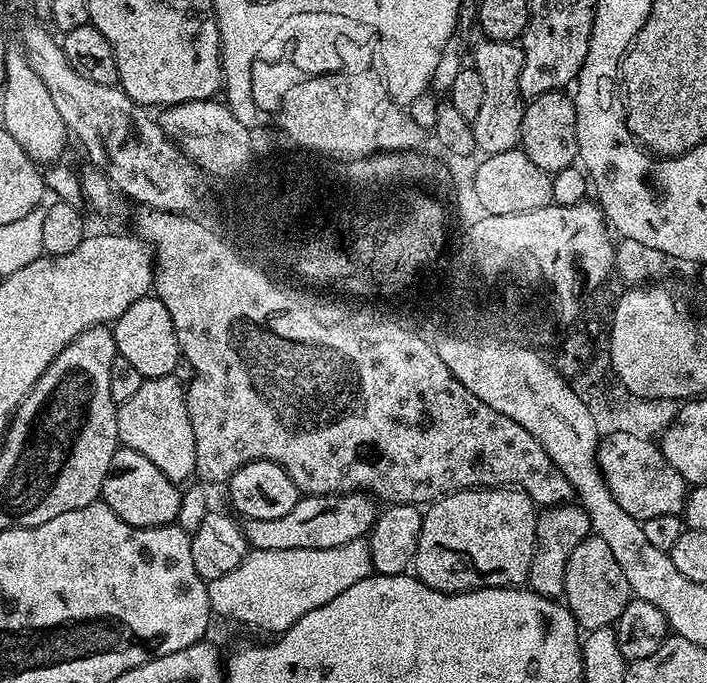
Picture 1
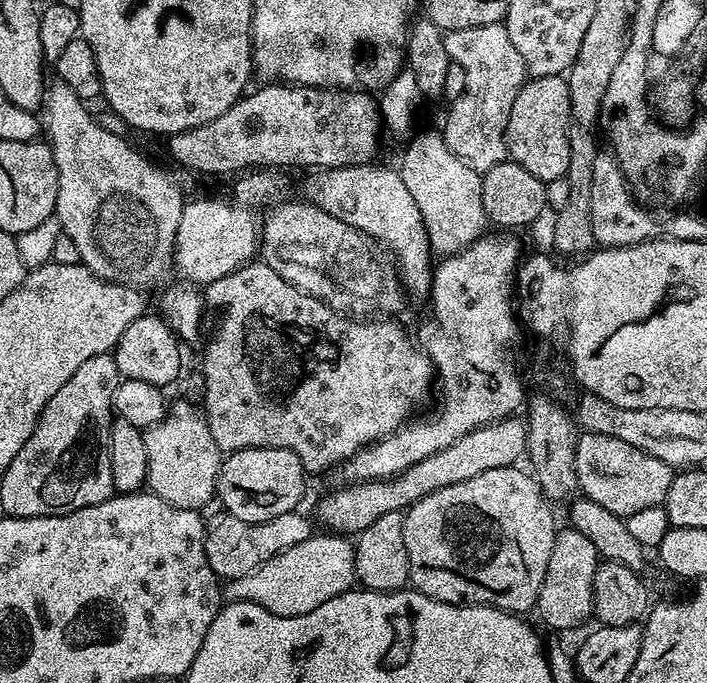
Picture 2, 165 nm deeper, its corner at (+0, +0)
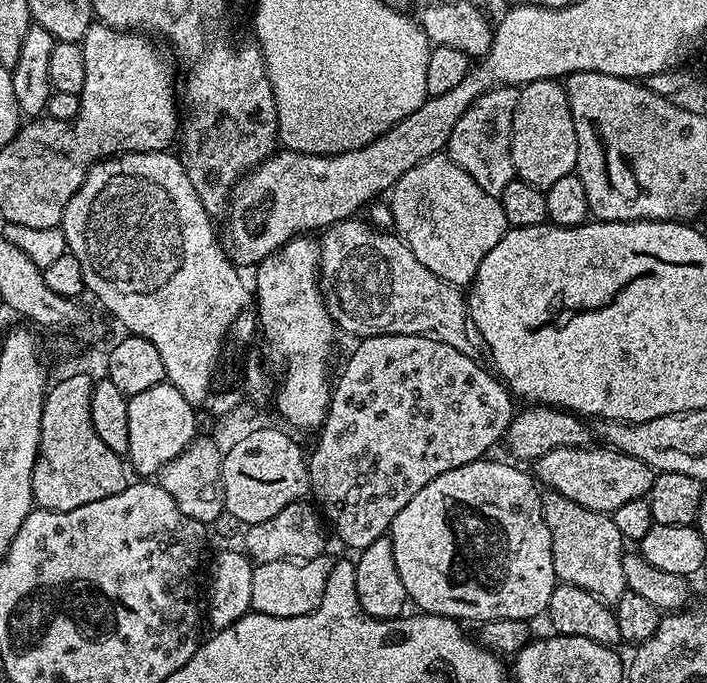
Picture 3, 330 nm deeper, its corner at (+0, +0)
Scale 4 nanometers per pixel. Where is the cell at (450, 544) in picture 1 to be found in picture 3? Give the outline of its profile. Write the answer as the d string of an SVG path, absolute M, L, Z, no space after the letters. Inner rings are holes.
M493 458L475 460L466 466L458 466L454 470L446 470L446 474L438 474L434 482L422 486L402 510L394 518L390 529L390 539L394 546L394 562L398 565L398 574L402 578L402 586L406 586L406 594L413 605L417 604L420 612L433 612L435 616L450 616L454 620L469 622L483 622L486 620L501 620L514 618L515 620L535 621L535 616L543 617L548 610L550 594L554 594L558 583L552 557L552 543L550 542L550 526L546 526L546 518L542 514L542 492L537 481L531 475L527 476L515 463L499 464Z

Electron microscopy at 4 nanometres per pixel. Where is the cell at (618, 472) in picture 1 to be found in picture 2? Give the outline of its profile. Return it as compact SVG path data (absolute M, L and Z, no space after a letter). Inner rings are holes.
M581 431L577 435L576 482L579 491L598 506L606 506L610 514L626 517L649 506L663 504L673 475L673 465L630 446L630 442L618 442L618 438L597 432Z

